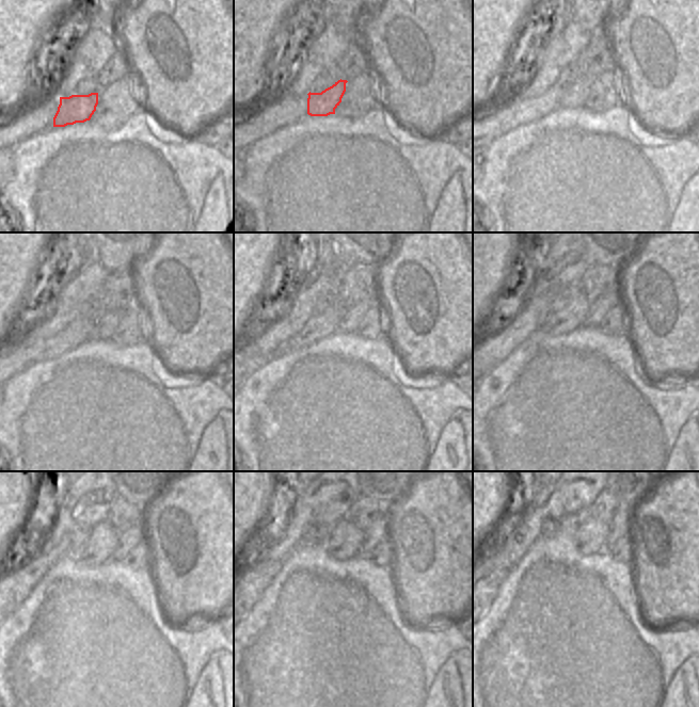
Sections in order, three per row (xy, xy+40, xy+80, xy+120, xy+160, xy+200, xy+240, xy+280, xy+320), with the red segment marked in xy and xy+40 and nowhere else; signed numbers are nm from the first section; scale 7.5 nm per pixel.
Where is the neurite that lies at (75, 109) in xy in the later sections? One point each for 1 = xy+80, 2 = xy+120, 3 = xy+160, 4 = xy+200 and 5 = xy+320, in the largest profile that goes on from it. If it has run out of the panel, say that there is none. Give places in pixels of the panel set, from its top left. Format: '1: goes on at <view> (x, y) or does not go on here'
1: goes on at xy+80 (575, 95)
2: goes on at xy+120 (106, 324)
3: goes on at xy+160 (352, 315)
4: goes on at xy+200 (598, 307)
5: goes on at xy+320 (623, 520)

